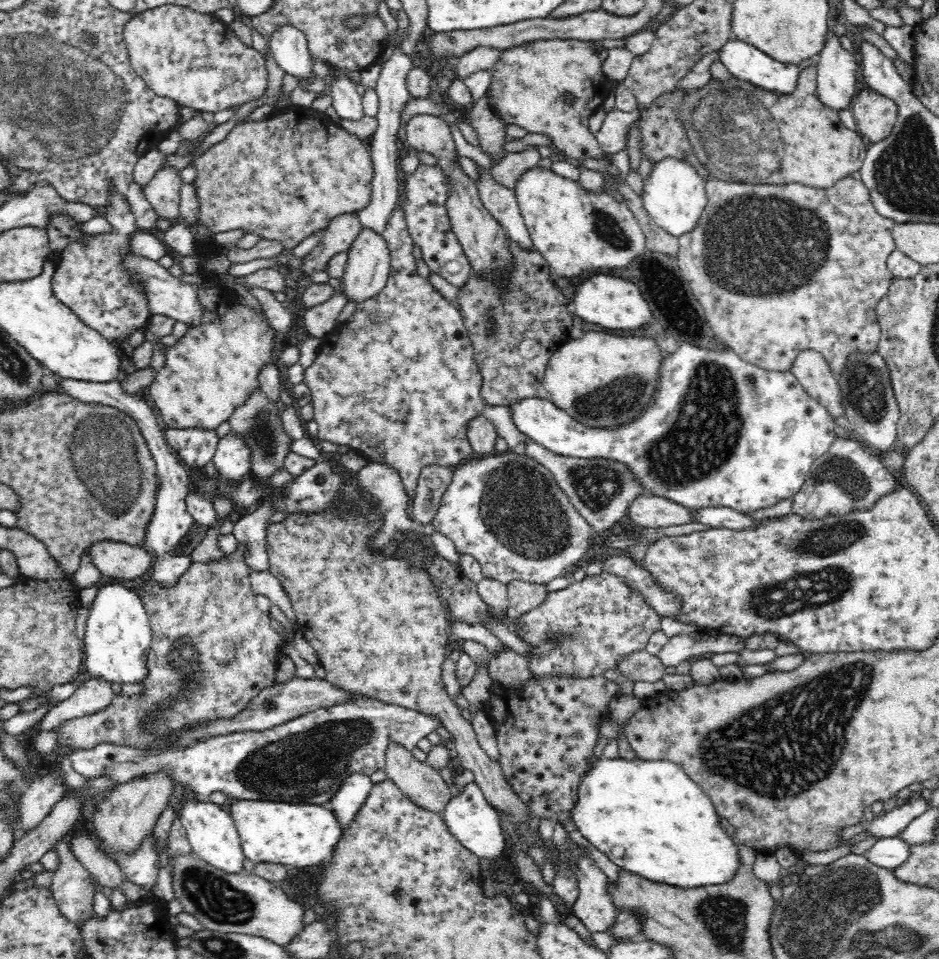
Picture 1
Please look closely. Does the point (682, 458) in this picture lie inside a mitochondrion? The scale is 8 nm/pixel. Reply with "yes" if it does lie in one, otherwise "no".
yes

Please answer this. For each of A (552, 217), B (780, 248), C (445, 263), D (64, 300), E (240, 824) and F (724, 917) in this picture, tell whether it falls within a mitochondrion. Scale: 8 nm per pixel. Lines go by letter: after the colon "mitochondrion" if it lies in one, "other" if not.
A: other
B: mitochondrion
C: other
D: other
E: other
F: mitochondrion

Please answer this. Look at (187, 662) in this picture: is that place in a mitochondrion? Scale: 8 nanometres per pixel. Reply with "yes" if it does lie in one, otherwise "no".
yes

